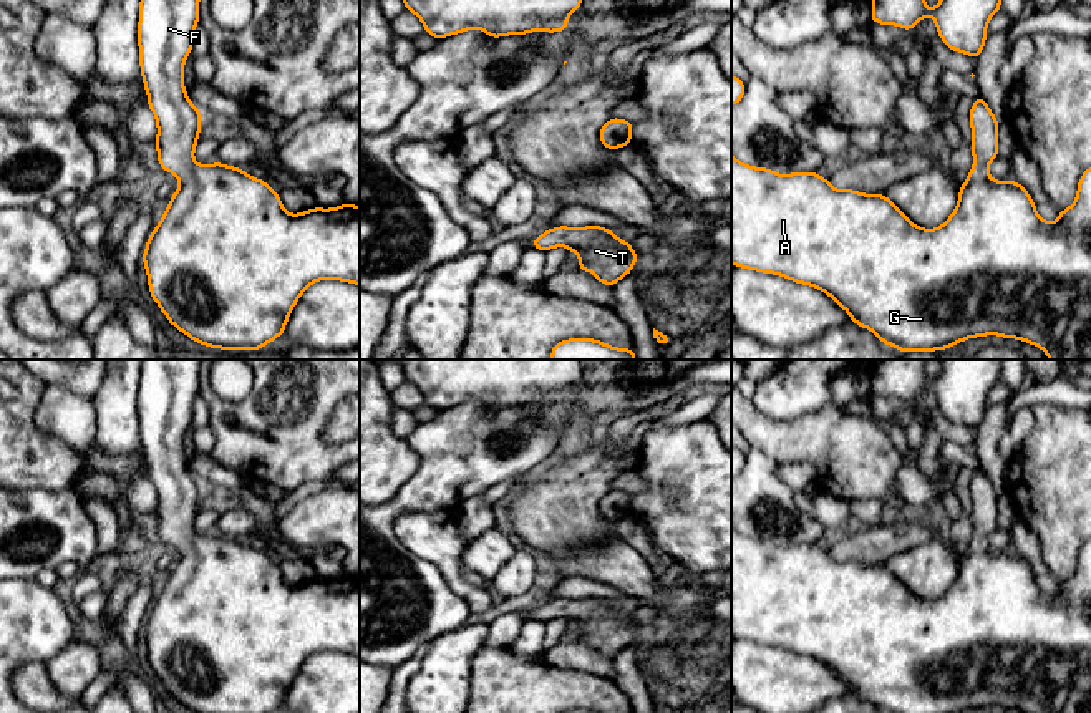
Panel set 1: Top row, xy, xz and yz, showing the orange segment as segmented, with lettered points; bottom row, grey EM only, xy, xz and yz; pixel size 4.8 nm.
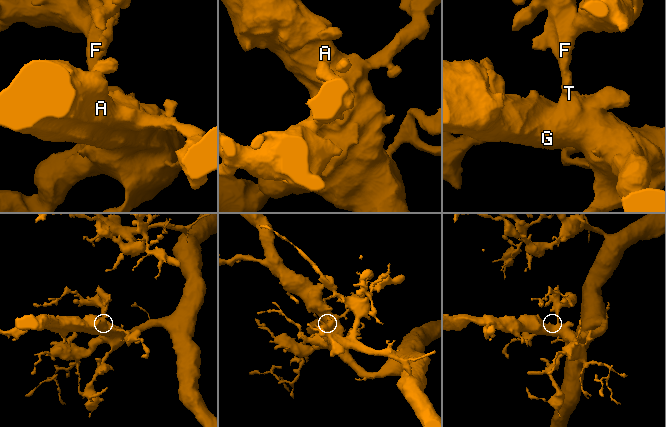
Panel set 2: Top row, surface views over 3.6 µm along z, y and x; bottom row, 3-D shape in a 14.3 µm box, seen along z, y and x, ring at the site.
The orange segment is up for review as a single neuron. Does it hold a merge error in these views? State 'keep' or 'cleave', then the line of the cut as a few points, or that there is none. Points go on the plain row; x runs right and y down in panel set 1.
keep; no cut

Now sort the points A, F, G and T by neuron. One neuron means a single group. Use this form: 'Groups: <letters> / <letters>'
Groups: A F G T

